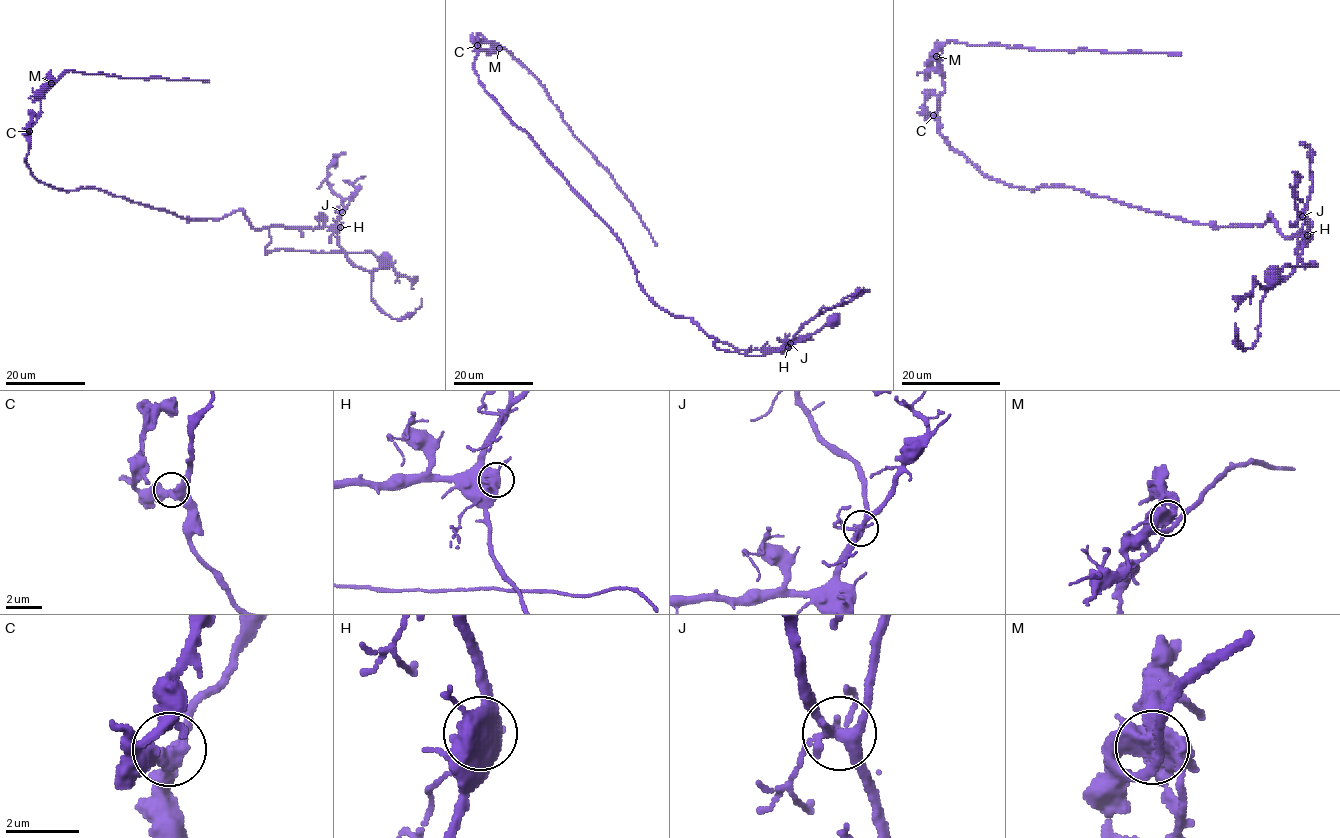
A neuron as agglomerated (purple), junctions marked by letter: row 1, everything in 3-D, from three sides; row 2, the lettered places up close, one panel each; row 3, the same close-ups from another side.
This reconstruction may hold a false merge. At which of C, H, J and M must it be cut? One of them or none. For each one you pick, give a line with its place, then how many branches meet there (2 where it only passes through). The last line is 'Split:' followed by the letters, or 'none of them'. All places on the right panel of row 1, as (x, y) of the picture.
M: (936, 56) | 5
Split: M

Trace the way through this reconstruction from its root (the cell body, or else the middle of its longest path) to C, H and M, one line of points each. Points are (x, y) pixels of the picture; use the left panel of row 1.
C: (386, 259), (265, 253), (269, 229), (241, 210), (188, 221), (97, 188), (54, 188), (26, 162), (29, 131)
H: (386, 259), (378, 259), (371, 252), (275, 249), (265, 253), (270, 241), (270, 226), (340, 227)
M: (386, 259), (265, 253), (269, 229), (241, 210), (188, 221), (41, 183), (28, 133), (51, 82)

